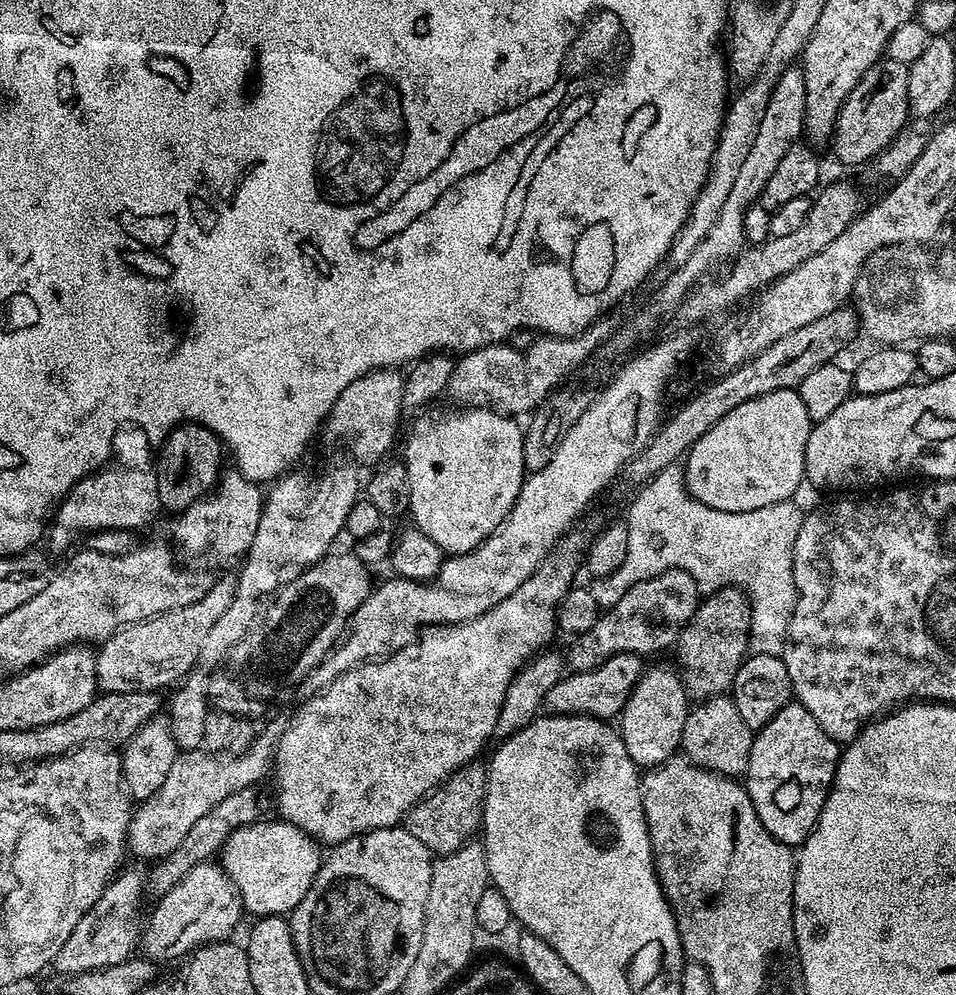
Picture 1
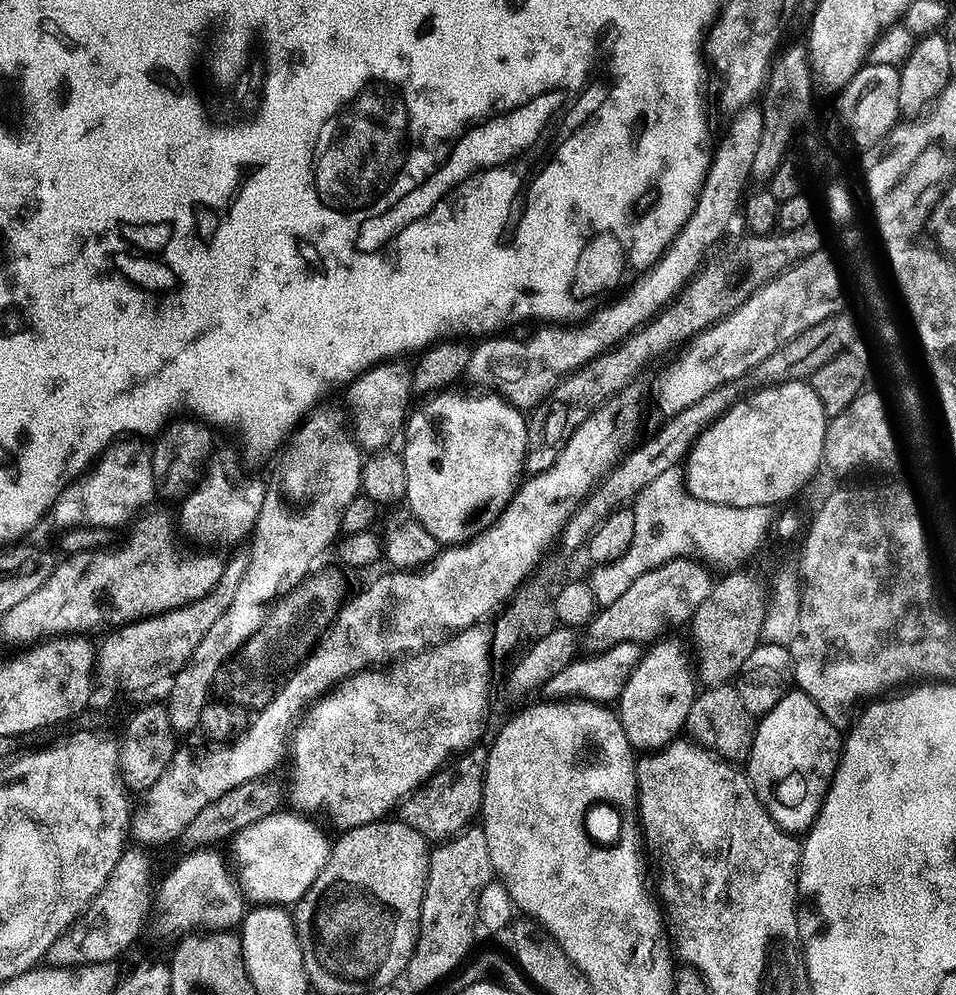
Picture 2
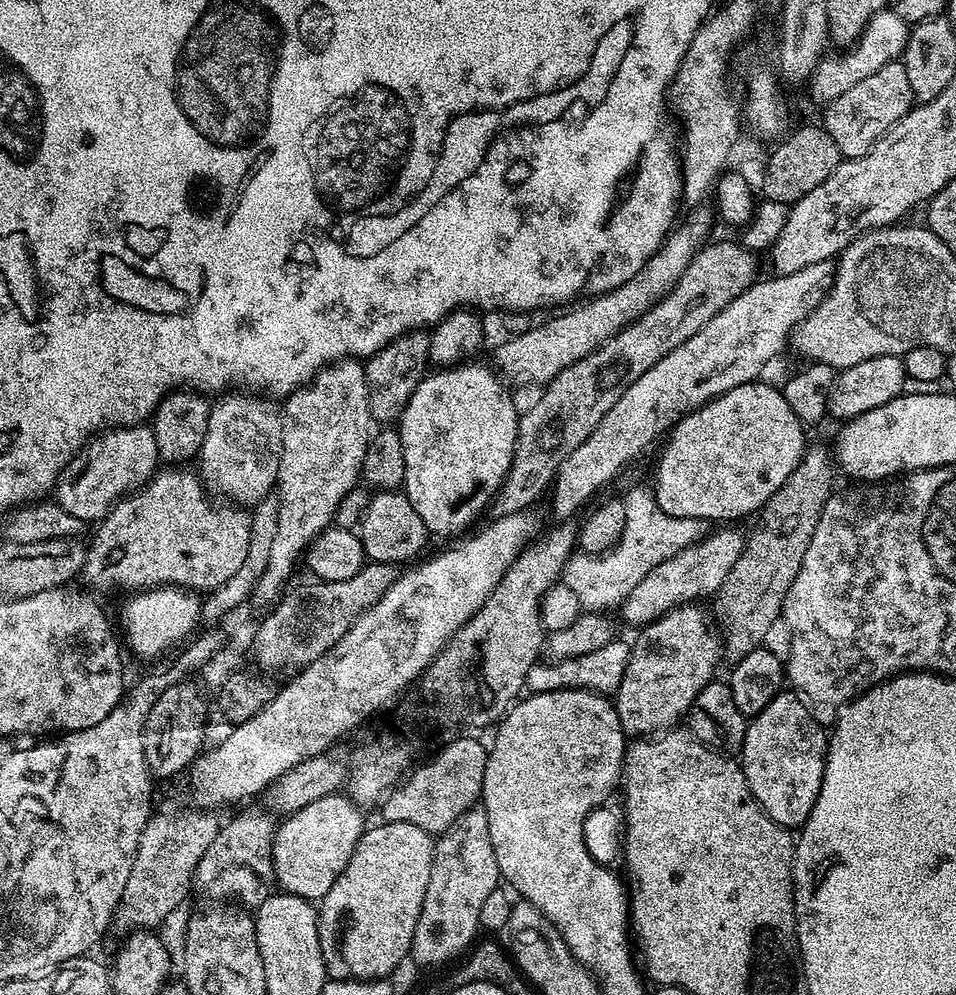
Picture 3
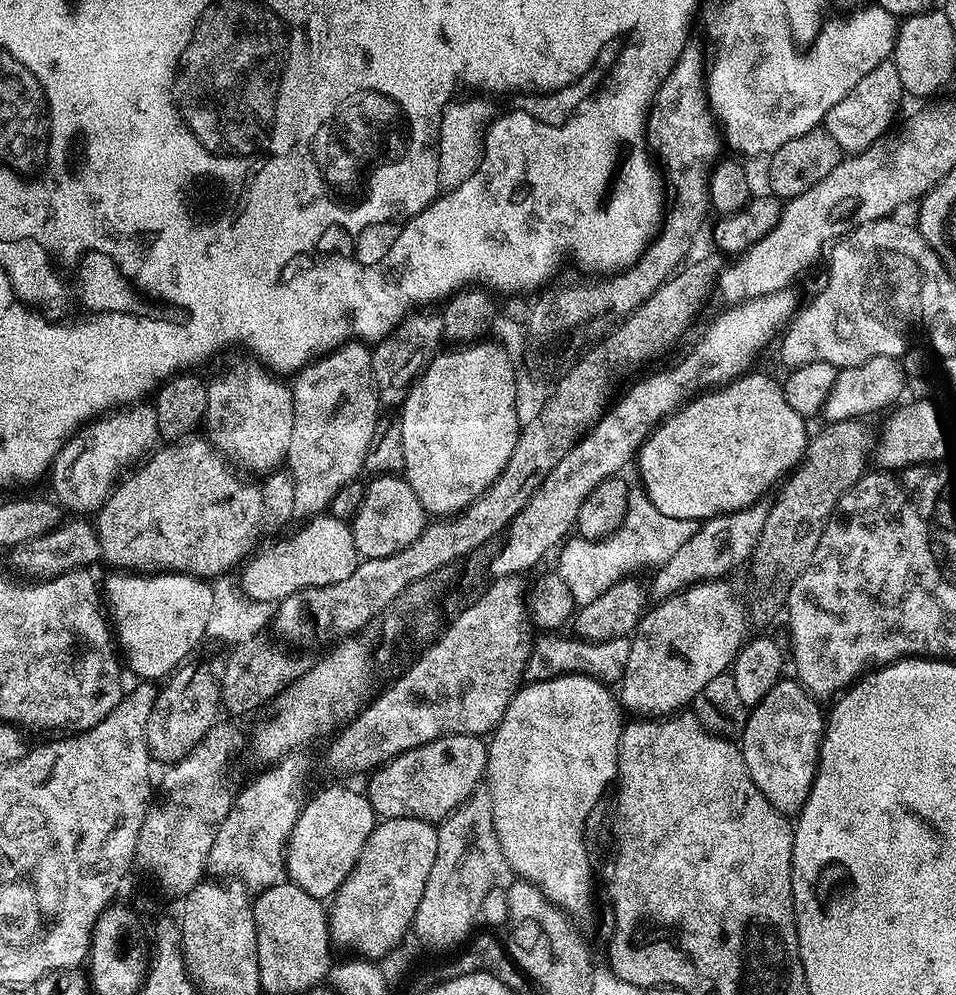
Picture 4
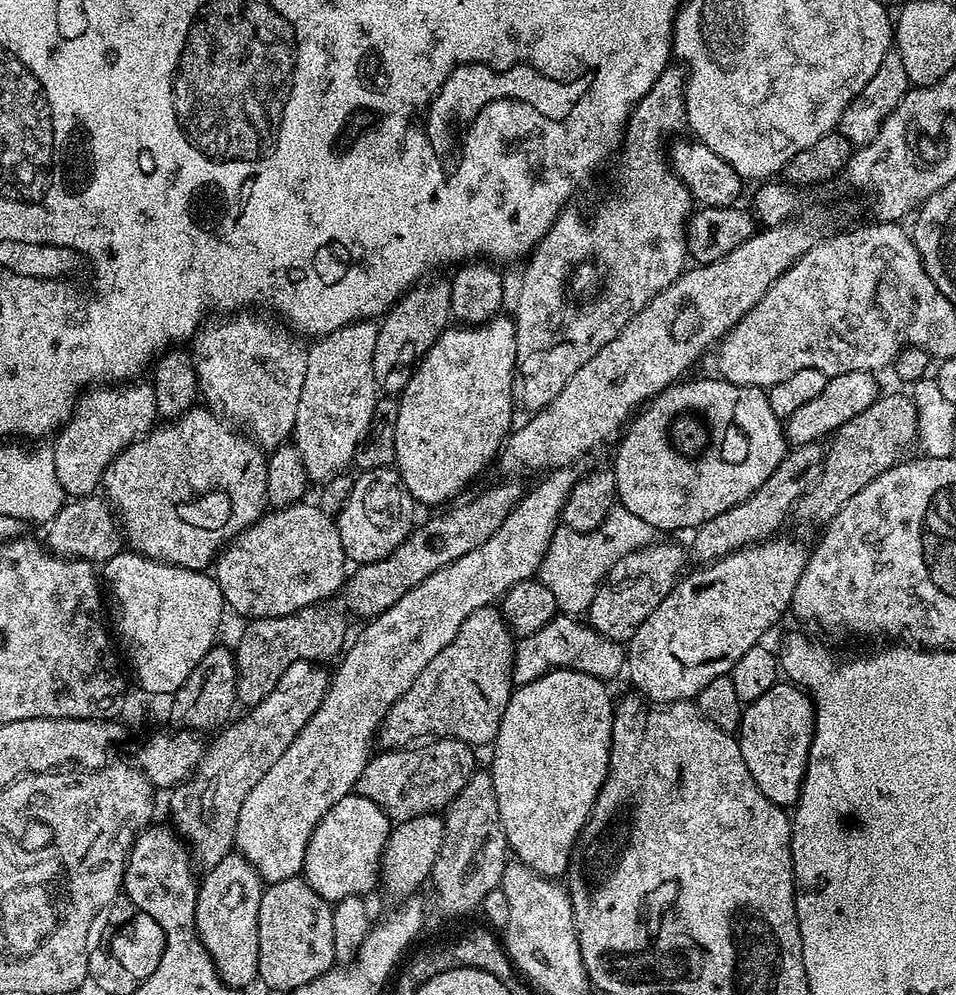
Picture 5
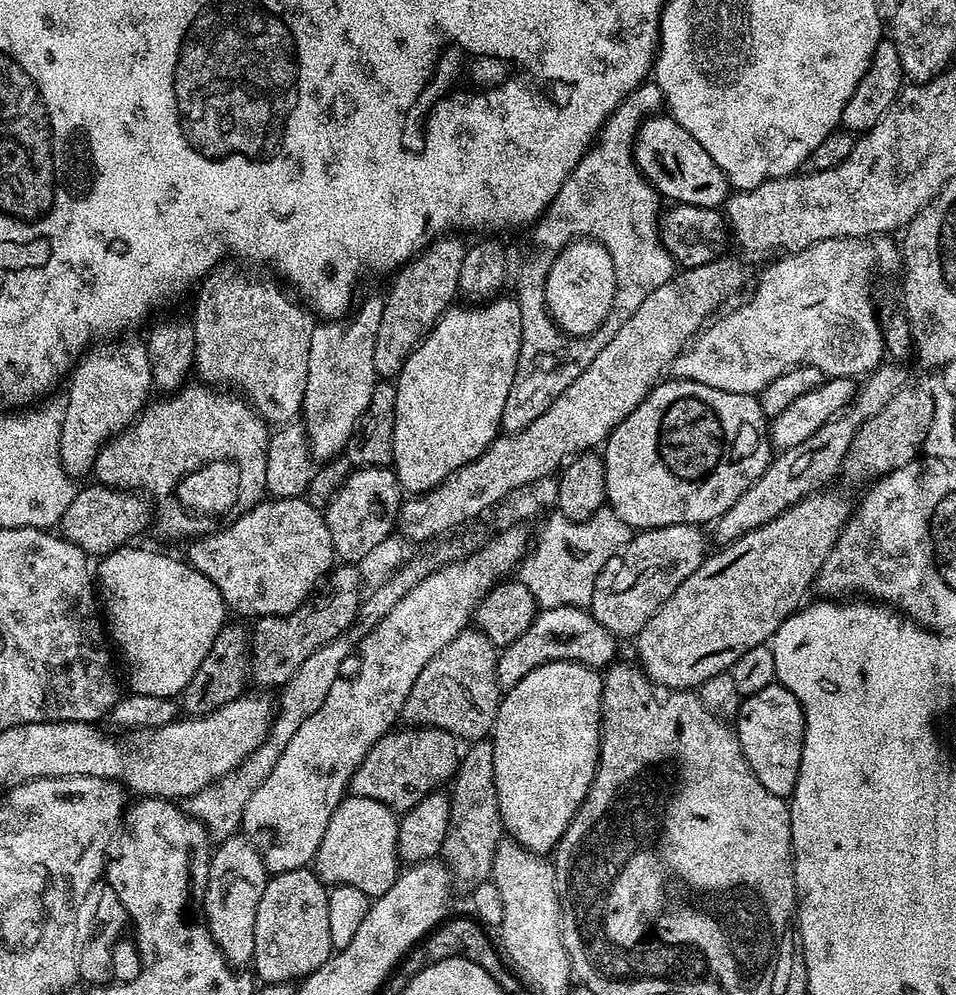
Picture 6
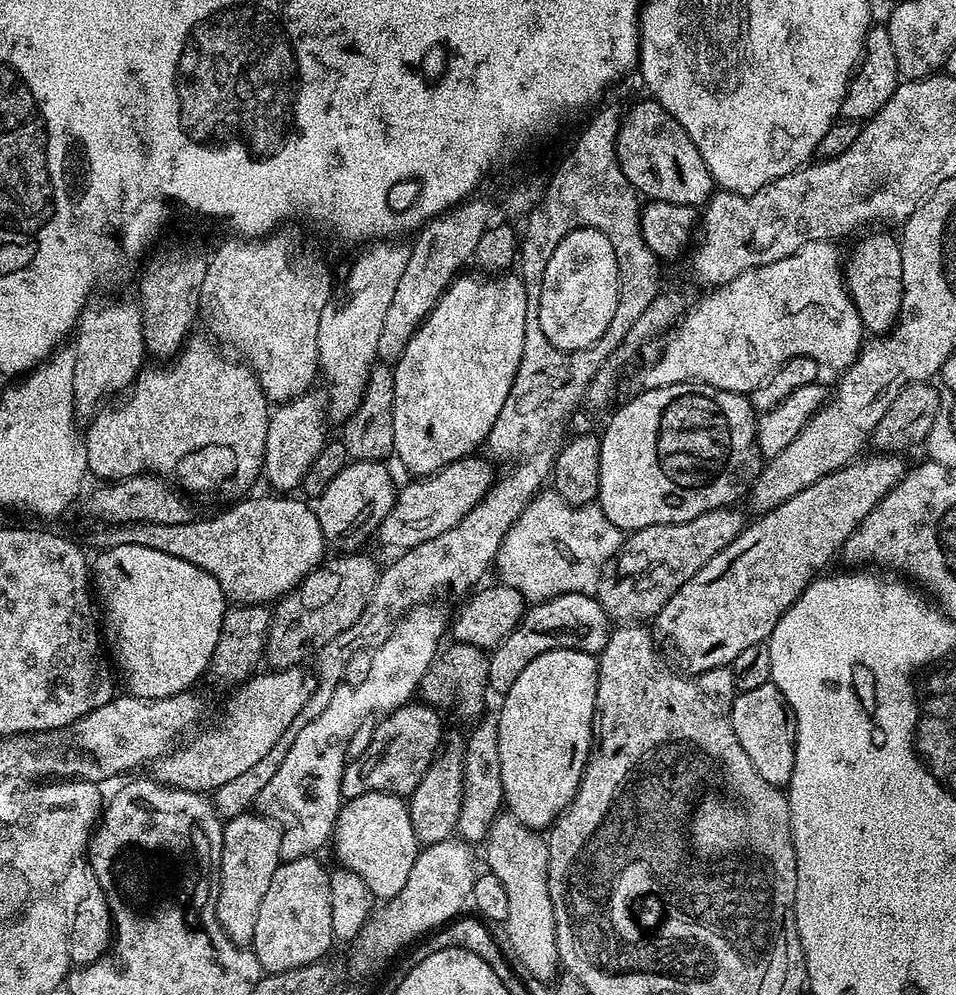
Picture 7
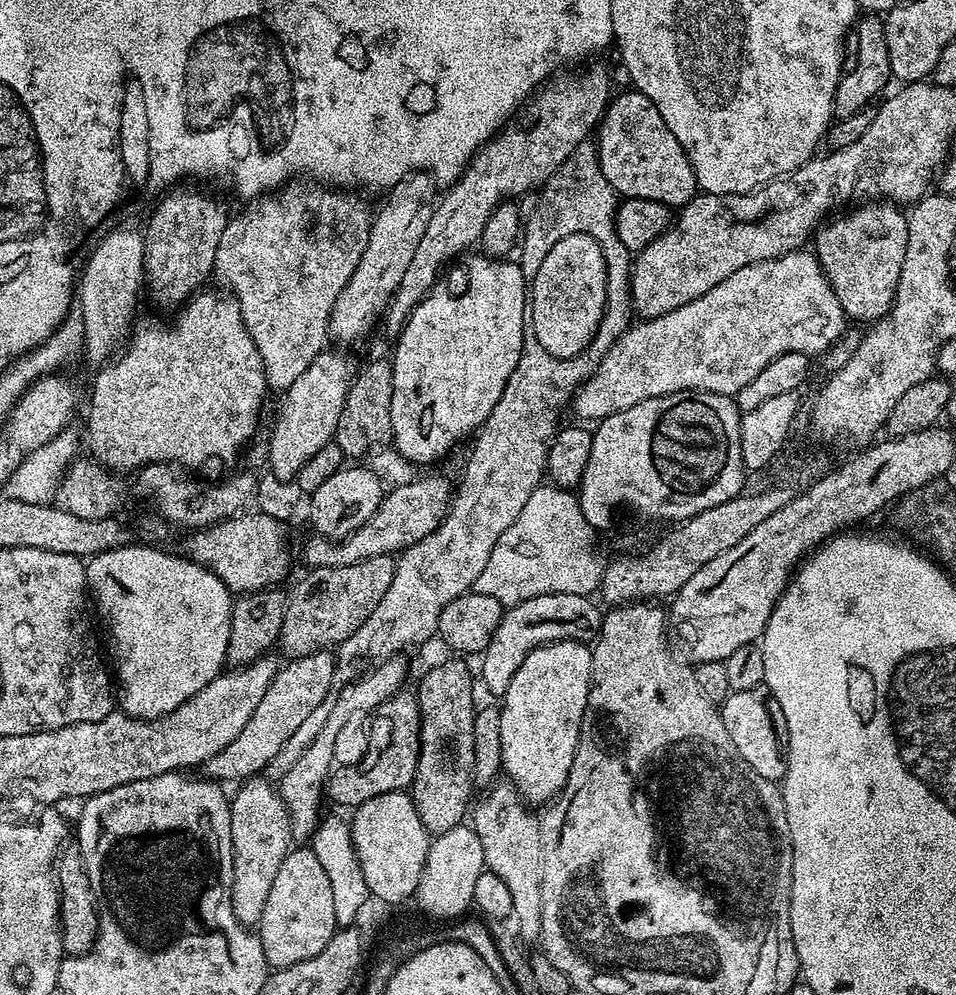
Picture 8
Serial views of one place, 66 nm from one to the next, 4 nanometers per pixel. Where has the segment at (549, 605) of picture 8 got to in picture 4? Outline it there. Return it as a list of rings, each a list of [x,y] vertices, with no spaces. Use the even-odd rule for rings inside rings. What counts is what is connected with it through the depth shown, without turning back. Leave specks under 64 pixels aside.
[[[544,634],[540,636],[540,641],[537,639],[533,643],[524,667],[525,681],[542,682],[555,676],[592,676],[600,683],[612,686],[624,677],[626,658],[630,654],[627,639],[589,644],[571,635],[560,635],[562,634]]]

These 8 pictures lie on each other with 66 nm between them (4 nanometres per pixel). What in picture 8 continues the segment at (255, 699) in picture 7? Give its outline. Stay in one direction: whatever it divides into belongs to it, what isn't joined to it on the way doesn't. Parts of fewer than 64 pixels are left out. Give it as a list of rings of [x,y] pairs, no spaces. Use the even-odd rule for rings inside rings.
[[[325,650],[309,656],[298,656],[289,659],[287,663],[281,667],[274,682],[270,682],[266,694],[262,694],[262,700],[255,707],[254,714],[250,714],[250,720],[246,722],[246,726],[242,726],[242,734],[238,734],[234,742],[230,742],[230,746],[214,754],[202,765],[203,775],[207,779],[217,782],[225,782],[224,780],[243,782],[263,773],[270,760],[282,750],[282,746],[286,745],[286,740],[290,738],[294,730],[297,730],[304,719],[312,713],[314,706],[318,706],[318,702],[322,702],[322,698],[326,698],[326,694],[333,691],[336,678],[336,657],[331,651]]]

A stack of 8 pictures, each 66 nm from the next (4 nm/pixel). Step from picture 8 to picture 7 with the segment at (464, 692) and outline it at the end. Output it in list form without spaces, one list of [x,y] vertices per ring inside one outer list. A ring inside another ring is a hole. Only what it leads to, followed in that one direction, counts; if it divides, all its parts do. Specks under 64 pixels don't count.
[[[445,743],[437,752],[435,760],[426,770],[422,782],[407,797],[410,822],[421,845],[437,844],[455,833],[462,808],[462,774],[464,773],[464,750],[459,743]]]

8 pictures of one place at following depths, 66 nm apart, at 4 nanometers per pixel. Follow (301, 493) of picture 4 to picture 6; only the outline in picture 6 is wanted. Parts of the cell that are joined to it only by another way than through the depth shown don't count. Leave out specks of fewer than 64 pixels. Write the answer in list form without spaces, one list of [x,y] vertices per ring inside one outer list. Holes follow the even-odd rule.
[[[368,296],[357,303],[354,310],[343,318],[332,318],[315,325],[310,334],[310,358],[306,366],[306,394],[302,398],[302,423],[308,435],[308,448],[313,461],[333,460],[348,447],[350,434],[354,434],[356,423],[362,418],[366,406],[370,406],[370,394],[374,394],[378,377],[374,370],[374,341],[378,338],[378,326],[382,322],[384,296]]]

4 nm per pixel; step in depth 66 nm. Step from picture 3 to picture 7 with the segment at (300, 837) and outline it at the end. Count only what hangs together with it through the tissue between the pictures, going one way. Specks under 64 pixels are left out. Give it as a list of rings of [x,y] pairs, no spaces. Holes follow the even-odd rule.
[[[371,792],[353,800],[344,800],[330,839],[330,848],[340,859],[337,860],[339,867],[358,874],[380,902],[393,900],[398,890],[406,886],[406,878],[410,878],[410,869],[414,867],[421,847],[410,822],[407,803],[389,792]]]

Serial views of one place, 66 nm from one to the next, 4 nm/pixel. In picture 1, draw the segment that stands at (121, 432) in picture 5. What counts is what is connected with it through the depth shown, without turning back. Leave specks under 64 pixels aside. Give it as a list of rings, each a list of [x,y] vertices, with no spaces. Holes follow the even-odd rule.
[[[105,466],[99,472],[93,472],[91,476],[84,477],[60,501],[46,541],[48,540],[49,546],[54,551],[64,552],[79,536],[84,538],[91,533],[112,529],[144,528],[155,518],[156,512],[160,511],[155,471],[147,467],[130,469],[121,466]]]

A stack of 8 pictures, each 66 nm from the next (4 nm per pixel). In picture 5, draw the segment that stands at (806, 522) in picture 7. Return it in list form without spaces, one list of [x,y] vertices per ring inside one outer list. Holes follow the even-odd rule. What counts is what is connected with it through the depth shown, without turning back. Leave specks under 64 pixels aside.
[[[777,534],[761,543],[749,544],[747,548],[740,548],[711,564],[697,567],[697,572],[681,575],[650,618],[638,626],[626,644],[626,676],[632,679],[637,688],[633,689],[645,701],[659,706],[676,700],[691,701],[699,696],[714,678],[729,675],[734,662],[738,662],[746,650],[761,643],[772,624],[778,623],[780,615],[789,611],[794,586],[798,586],[798,578],[802,578],[802,570],[808,565],[810,548],[802,541],[784,535]]]

